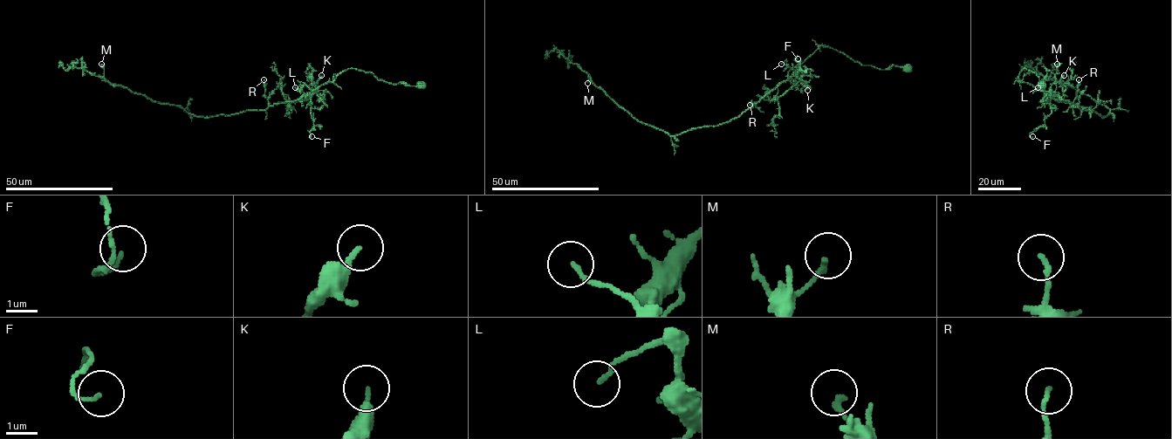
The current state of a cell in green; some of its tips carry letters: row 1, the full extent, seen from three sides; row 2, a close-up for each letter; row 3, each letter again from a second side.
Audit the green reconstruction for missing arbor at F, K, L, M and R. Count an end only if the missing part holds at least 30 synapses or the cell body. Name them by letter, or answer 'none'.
none

